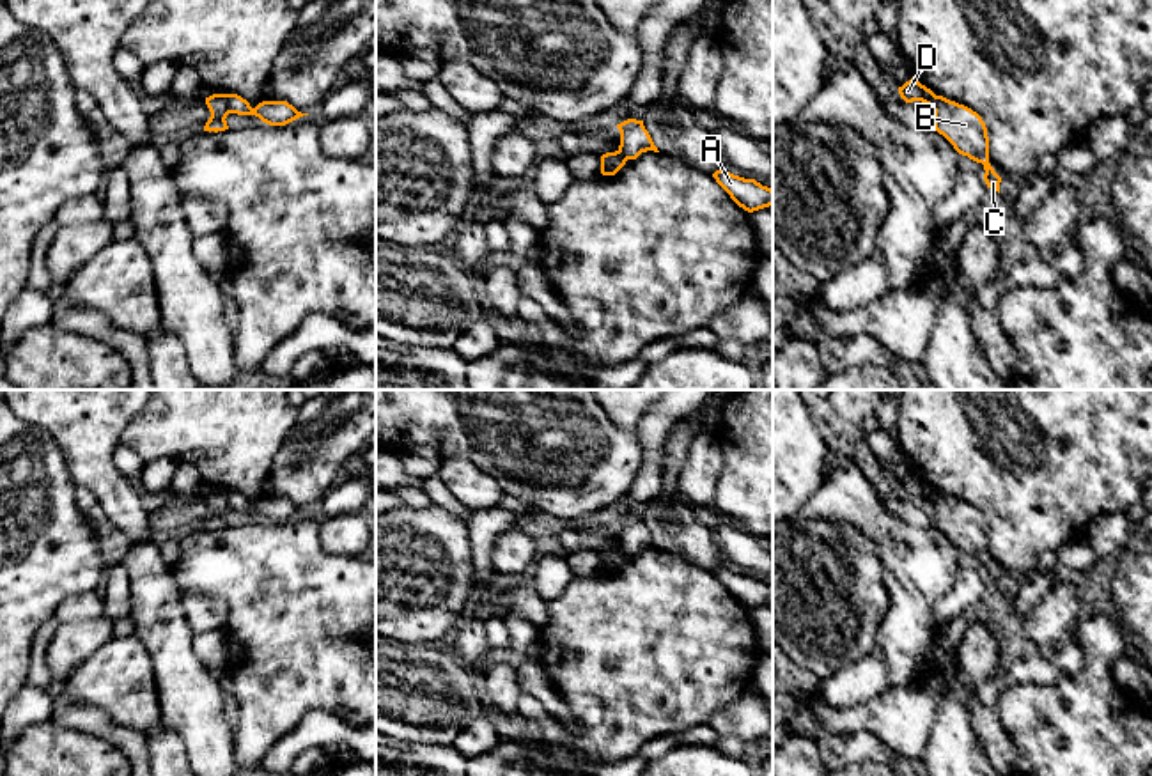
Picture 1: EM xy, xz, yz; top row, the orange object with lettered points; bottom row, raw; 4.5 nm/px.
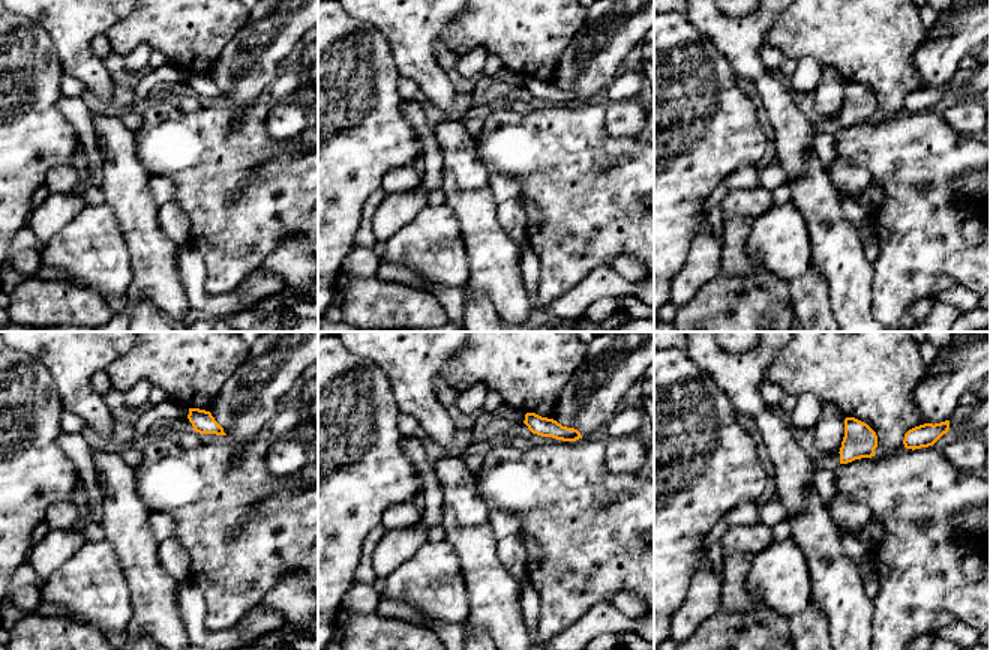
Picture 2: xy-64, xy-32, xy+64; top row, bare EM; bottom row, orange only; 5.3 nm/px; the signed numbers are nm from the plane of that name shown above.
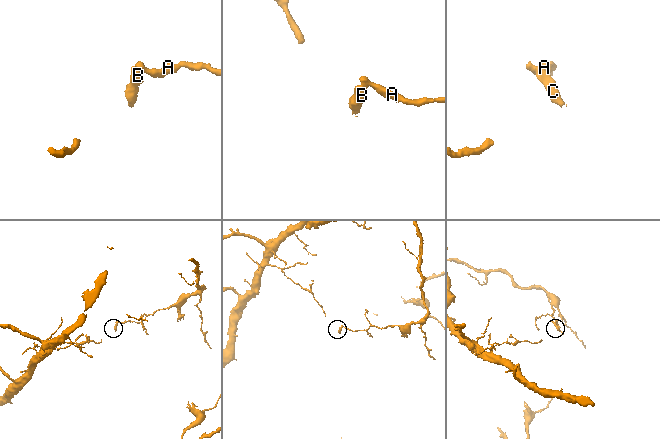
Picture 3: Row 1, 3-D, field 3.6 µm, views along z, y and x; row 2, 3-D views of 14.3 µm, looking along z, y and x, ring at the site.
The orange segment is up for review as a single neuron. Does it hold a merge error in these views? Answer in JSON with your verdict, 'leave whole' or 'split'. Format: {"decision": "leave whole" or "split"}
{"decision": "split"}

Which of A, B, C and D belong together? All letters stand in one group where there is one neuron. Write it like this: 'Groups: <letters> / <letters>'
Groups: A D / B C

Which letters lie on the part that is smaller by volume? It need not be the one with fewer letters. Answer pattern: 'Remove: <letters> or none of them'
Remove: B, C

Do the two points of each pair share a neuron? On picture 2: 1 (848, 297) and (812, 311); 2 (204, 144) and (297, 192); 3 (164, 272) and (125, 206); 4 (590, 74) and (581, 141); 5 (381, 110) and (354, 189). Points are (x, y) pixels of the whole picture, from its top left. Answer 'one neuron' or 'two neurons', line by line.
1: two neurons
2: one neuron
3: one neuron
4: two neurons
5: one neuron

